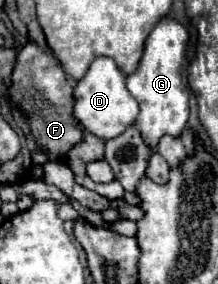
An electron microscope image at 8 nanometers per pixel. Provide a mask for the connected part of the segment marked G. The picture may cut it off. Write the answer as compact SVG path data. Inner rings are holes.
M162 16L144 44L144 56L140 66L134 74L126 78L128 92L140 104L140 114L136 118L136 128L142 132L142 138L148 146L156 148L158 140L164 134L180 136L186 122L188 122L188 88L182 82L182 66L186 62L186 44L188 44L188 30L184 24L170 16Z

